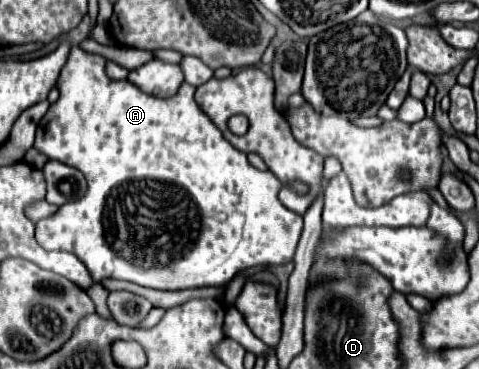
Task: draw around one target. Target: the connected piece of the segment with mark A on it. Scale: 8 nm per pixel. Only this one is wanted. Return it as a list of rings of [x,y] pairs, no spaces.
[[[72,47],[68,53],[68,59],[66,59],[66,65],[60,71],[58,85],[56,85],[60,91],[60,99],[50,107],[50,111],[44,115],[44,119],[38,125],[34,147],[40,153],[44,153],[48,159],[56,159],[70,167],[80,169],[88,181],[88,191],[82,199],[70,201],[70,203],[58,207],[58,211],[54,215],[40,219],[36,223],[36,241],[44,249],[58,249],[58,251],[74,253],[82,263],[86,263],[86,269],[90,271],[94,283],[100,283],[102,279],[112,277],[112,279],[132,281],[136,285],[150,287],[150,289],[164,289],[164,291],[196,289],[196,287],[224,287],[236,273],[240,273],[244,269],[258,267],[258,265],[274,267],[274,265],[284,265],[284,263],[292,261],[300,233],[302,233],[302,217],[298,213],[292,213],[278,201],[278,191],[282,189],[282,183],[274,177],[274,173],[258,171],[256,167],[250,167],[246,153],[234,149],[222,137],[222,131],[202,113],[202,109],[198,109],[198,105],[194,101],[196,87],[182,83],[182,87],[178,89],[176,95],[160,99],[160,97],[152,97],[152,95],[138,91],[138,87],[128,81],[110,79],[104,73],[104,65],[106,65],[106,59],[102,55],[90,55],[90,53],[82,51],[80,47]]]

